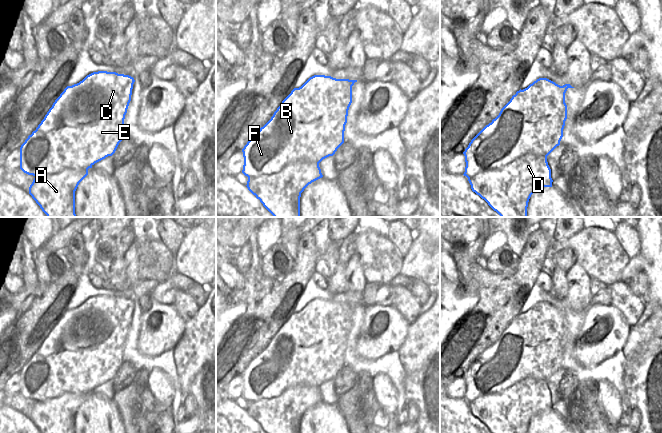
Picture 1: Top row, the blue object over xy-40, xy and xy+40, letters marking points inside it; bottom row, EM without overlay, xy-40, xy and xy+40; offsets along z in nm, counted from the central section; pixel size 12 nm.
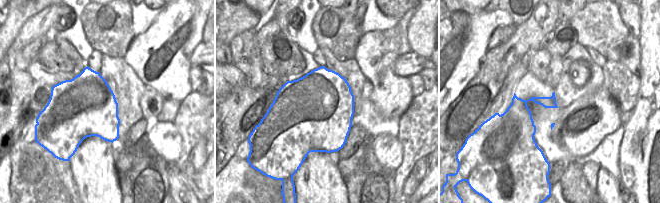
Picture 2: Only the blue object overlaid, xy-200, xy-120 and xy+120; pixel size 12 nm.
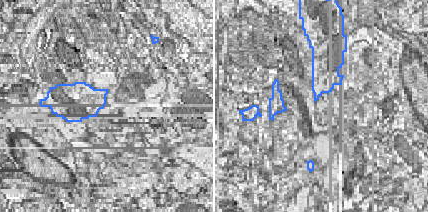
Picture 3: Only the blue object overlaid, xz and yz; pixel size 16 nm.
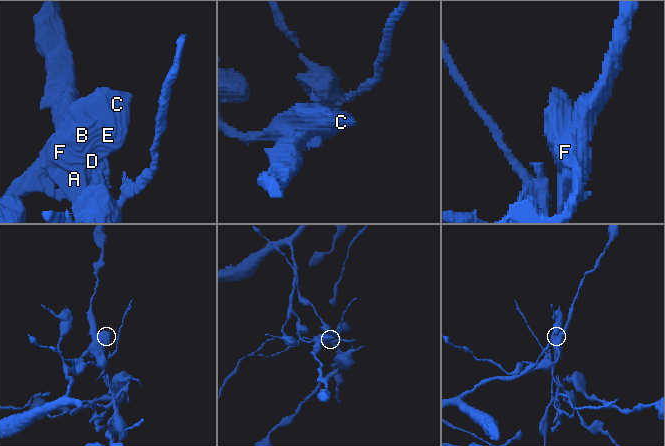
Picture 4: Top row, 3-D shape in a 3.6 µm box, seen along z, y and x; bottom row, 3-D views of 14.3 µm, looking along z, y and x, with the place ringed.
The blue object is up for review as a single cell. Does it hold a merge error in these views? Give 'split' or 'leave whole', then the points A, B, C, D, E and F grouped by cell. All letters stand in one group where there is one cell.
split; A D / B C E F

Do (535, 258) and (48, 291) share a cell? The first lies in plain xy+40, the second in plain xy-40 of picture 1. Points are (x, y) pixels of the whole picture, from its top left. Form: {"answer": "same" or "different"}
{"answer": "same"}

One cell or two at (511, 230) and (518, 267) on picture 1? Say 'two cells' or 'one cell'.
two cells

